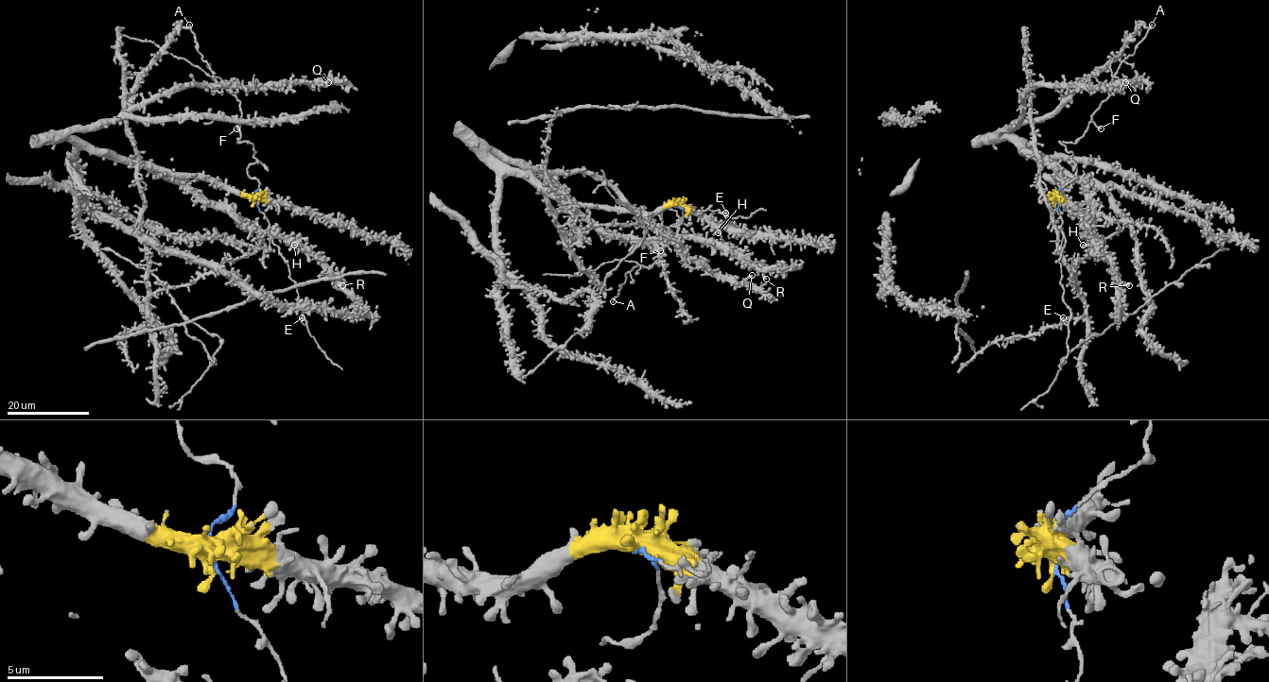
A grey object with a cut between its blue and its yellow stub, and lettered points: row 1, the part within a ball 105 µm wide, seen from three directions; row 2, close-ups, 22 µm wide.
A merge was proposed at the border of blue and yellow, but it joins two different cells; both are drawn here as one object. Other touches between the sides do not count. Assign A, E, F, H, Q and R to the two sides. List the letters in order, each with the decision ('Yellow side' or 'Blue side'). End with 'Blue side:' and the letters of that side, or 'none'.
A: Blue side
E: Blue side
F: Blue side
H: Yellow side
Q: Yellow side
R: Yellow side
Blue side: A, E, F

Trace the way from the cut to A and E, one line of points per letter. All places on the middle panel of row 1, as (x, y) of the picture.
A: (677, 207), (683, 221), (671, 227), (680, 221), (677, 213), (663, 210), (660, 259), (626, 274), (613, 300)
E: (677, 207), (696, 214), (709, 208), (719, 210), (726, 220), (730, 217), (725, 213)

